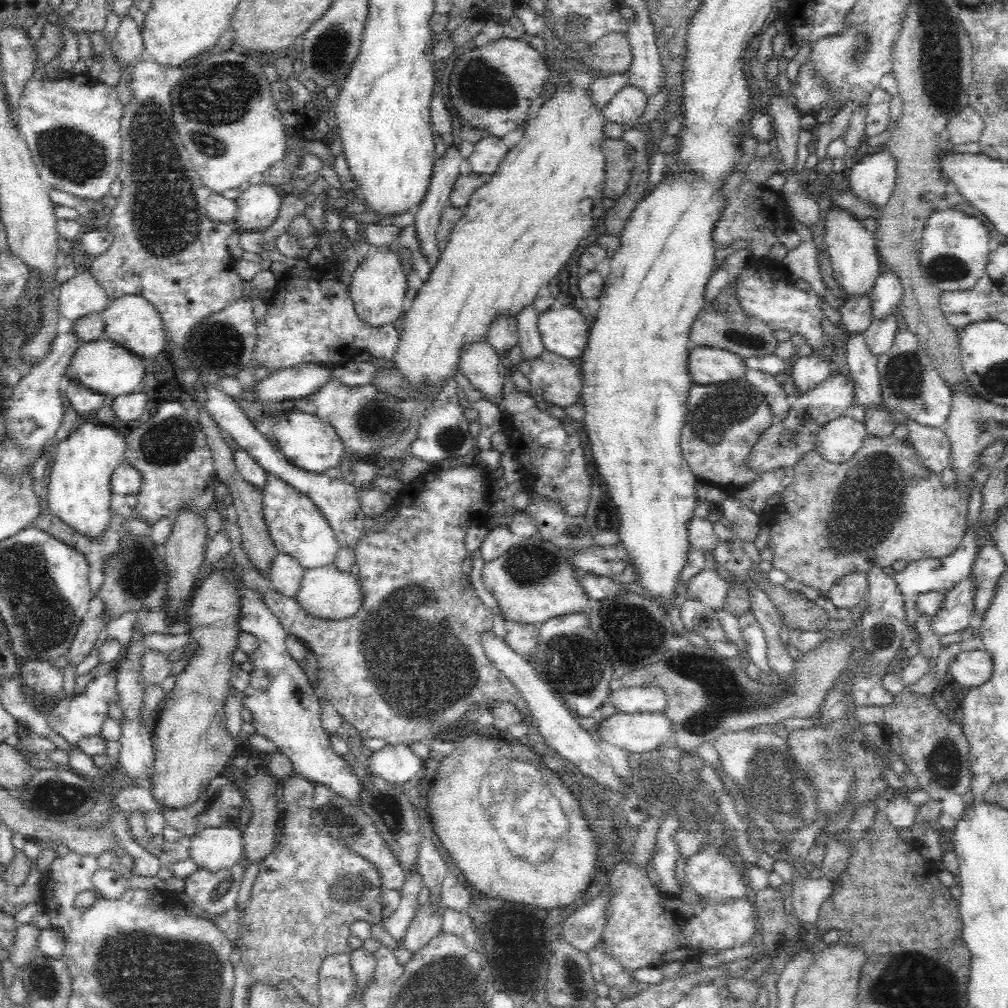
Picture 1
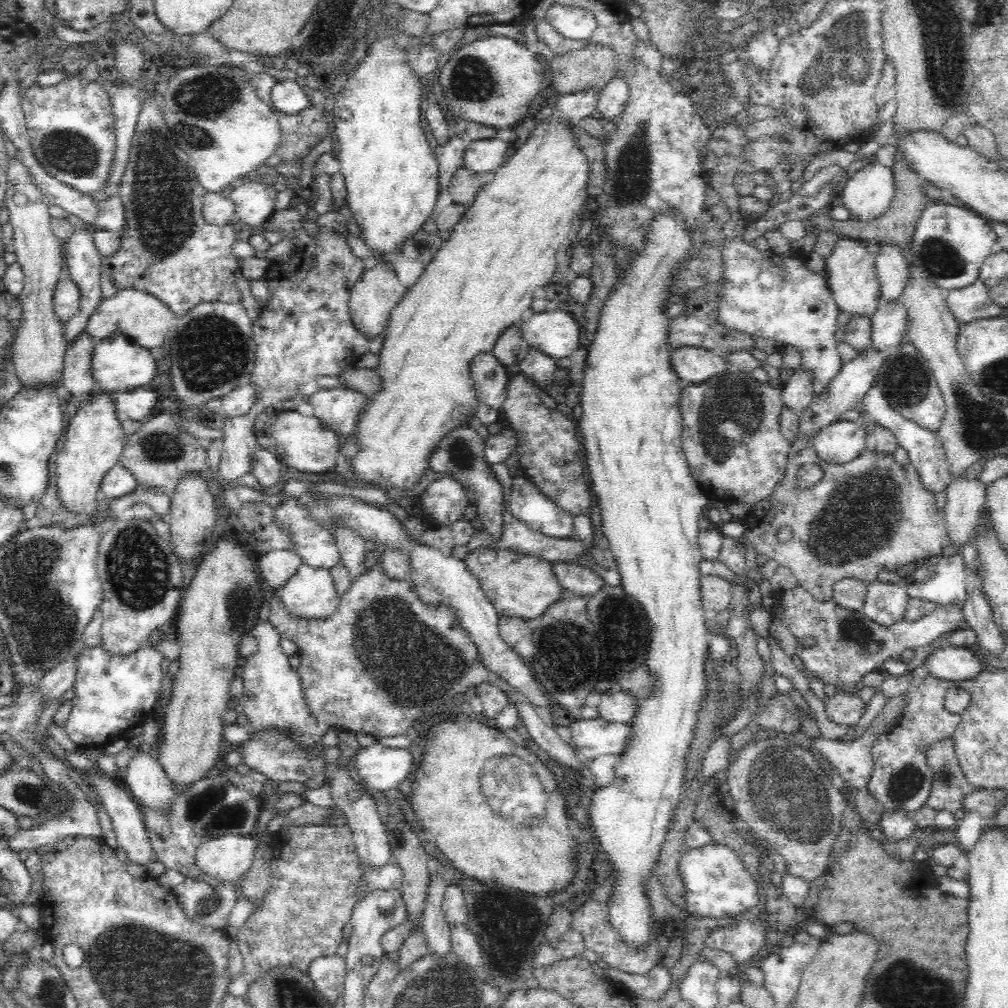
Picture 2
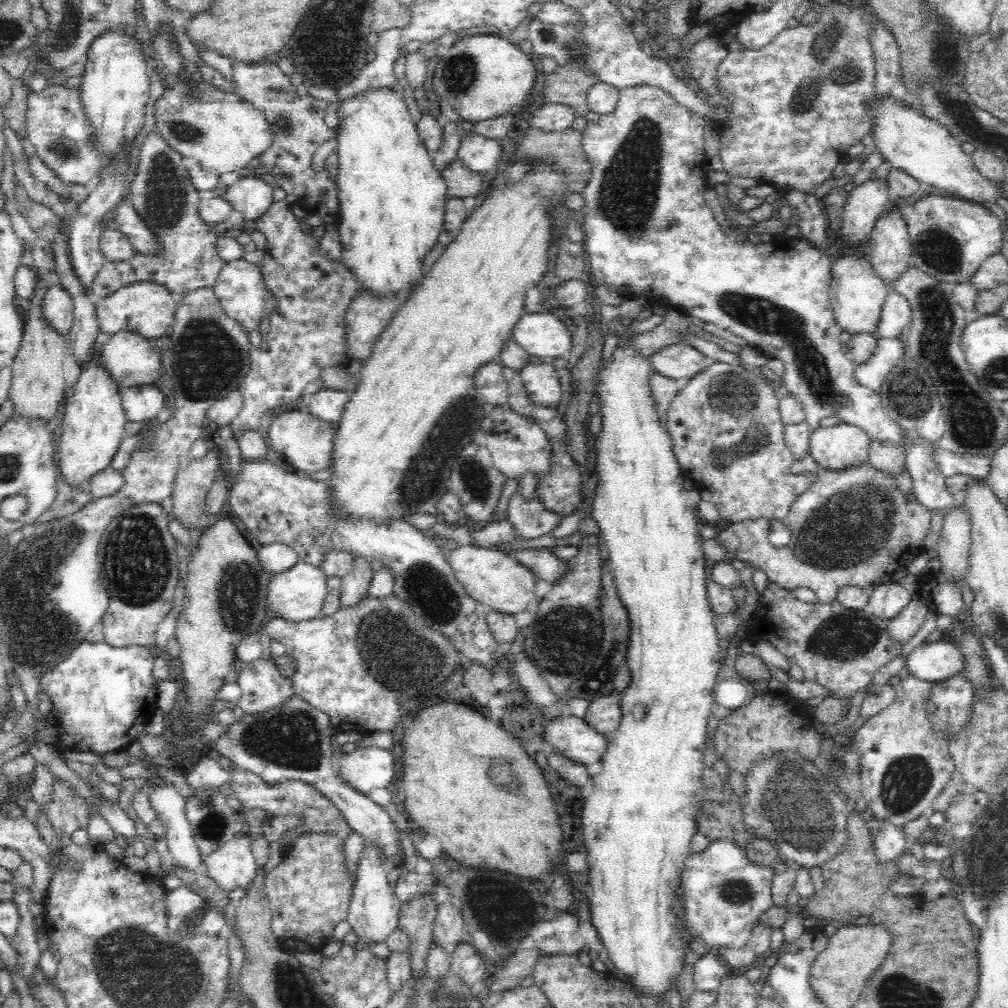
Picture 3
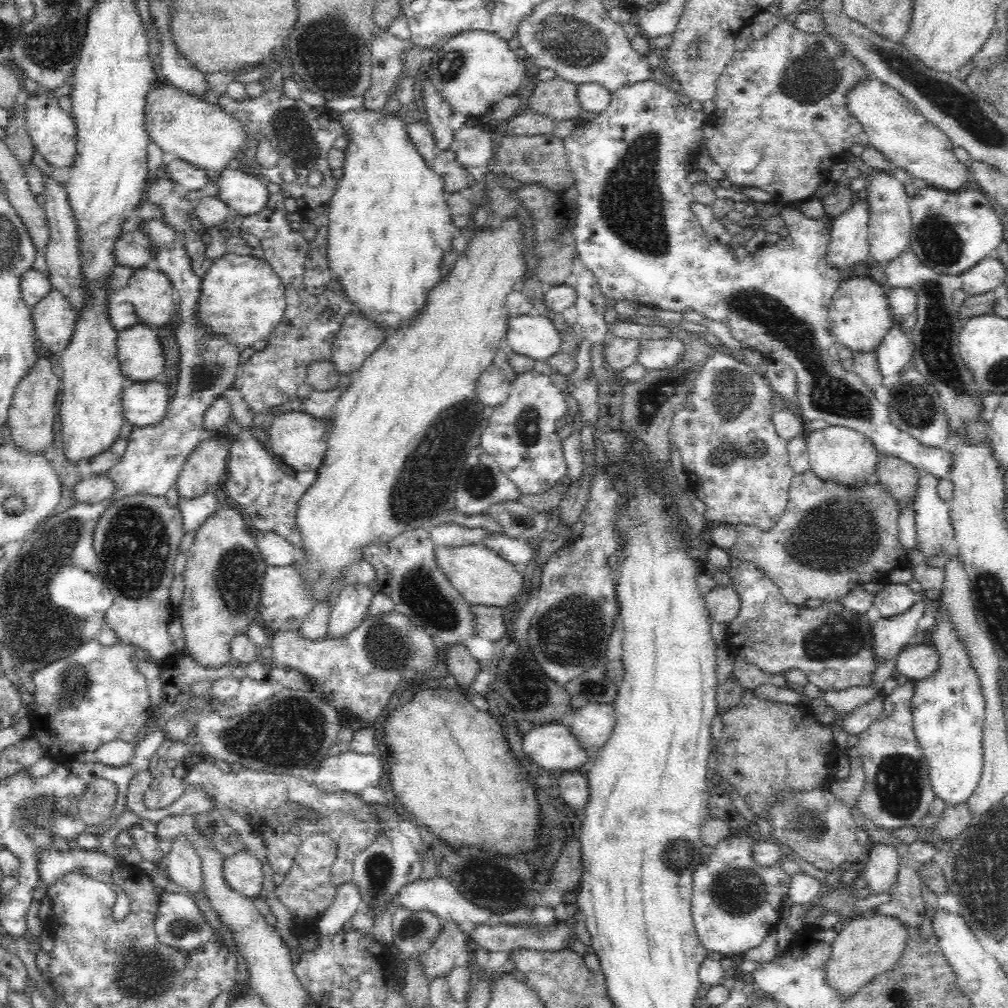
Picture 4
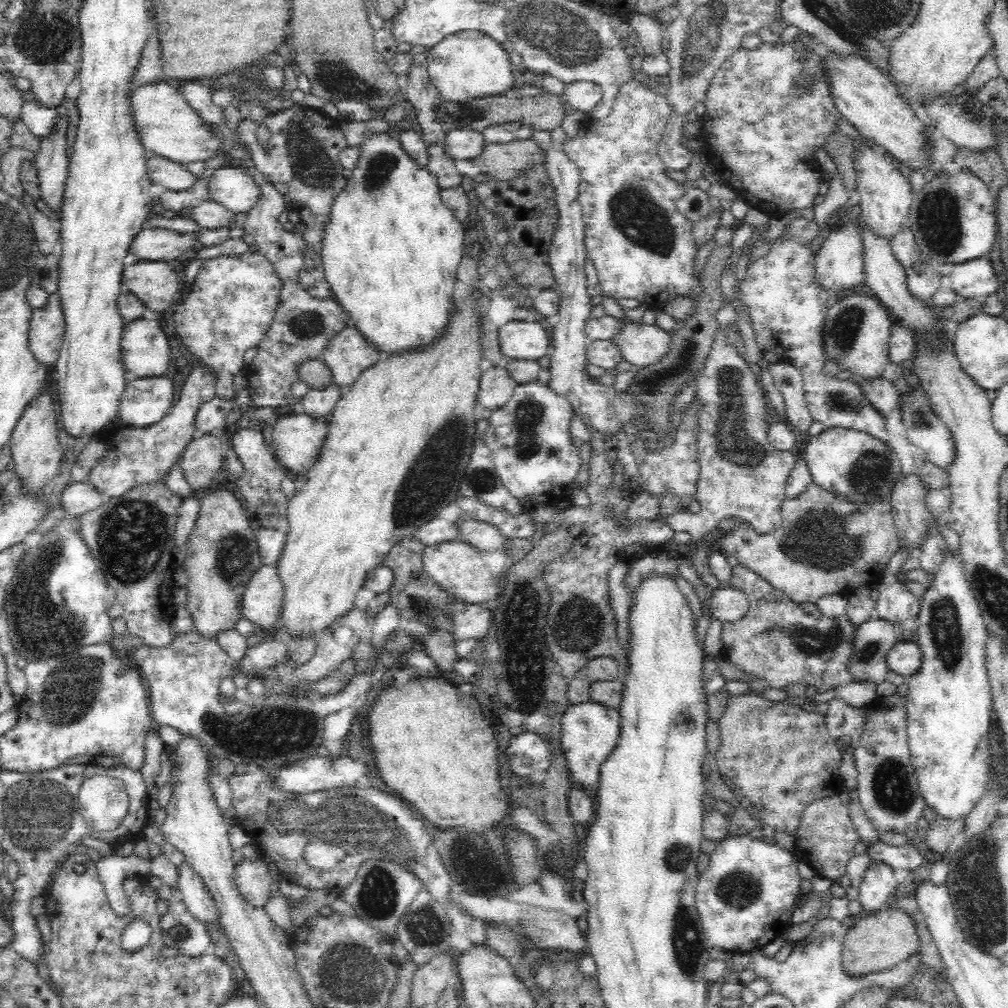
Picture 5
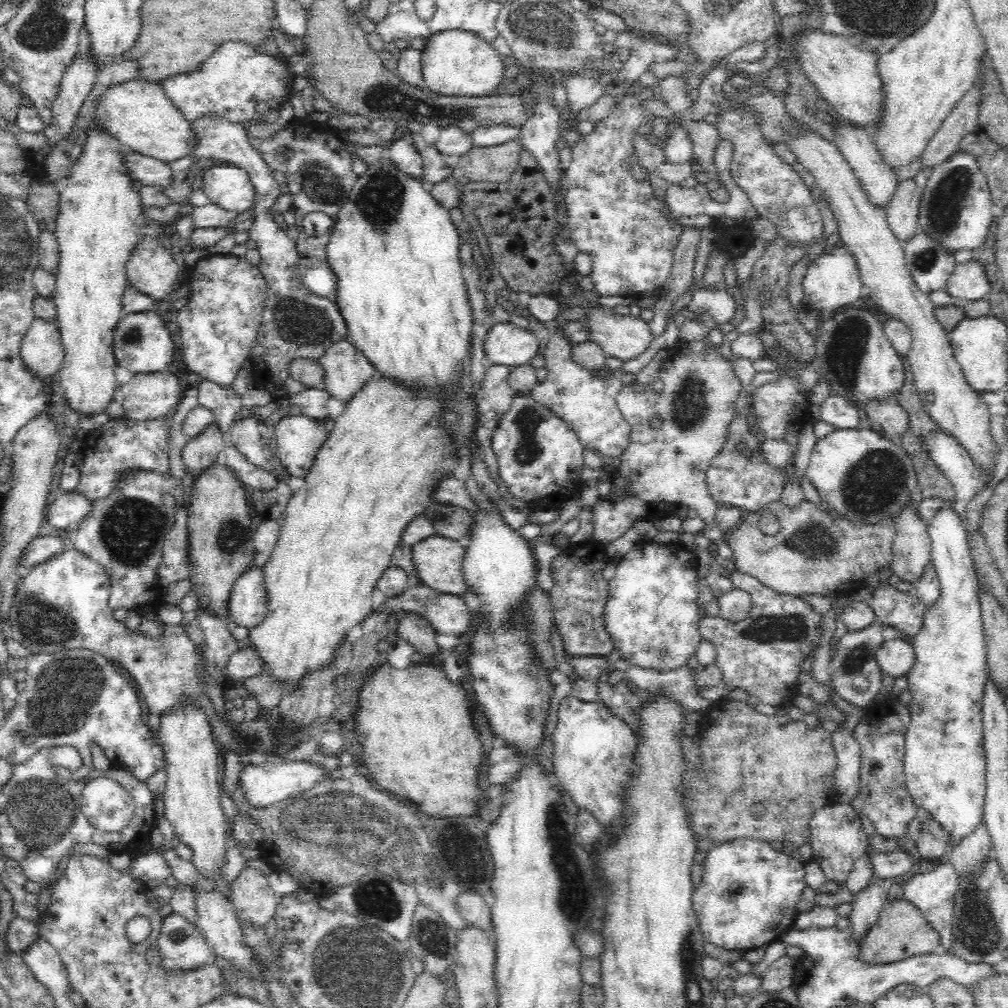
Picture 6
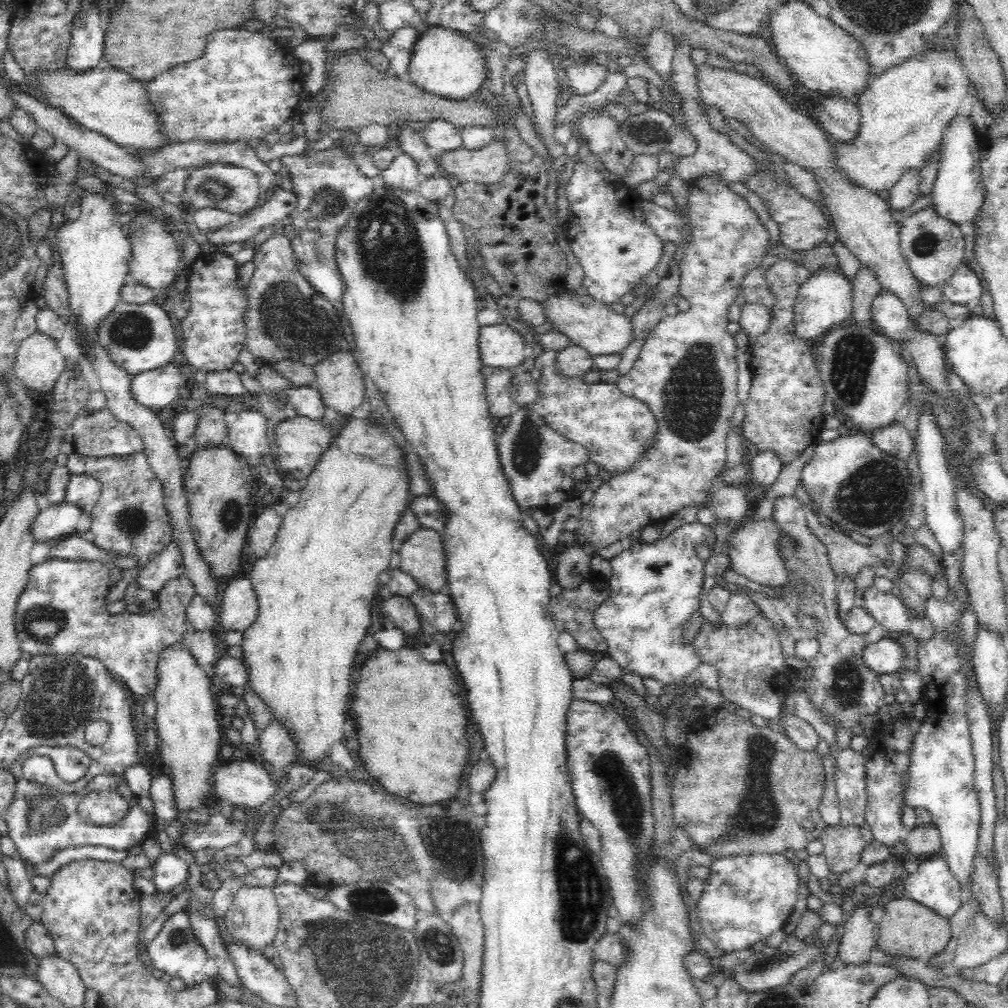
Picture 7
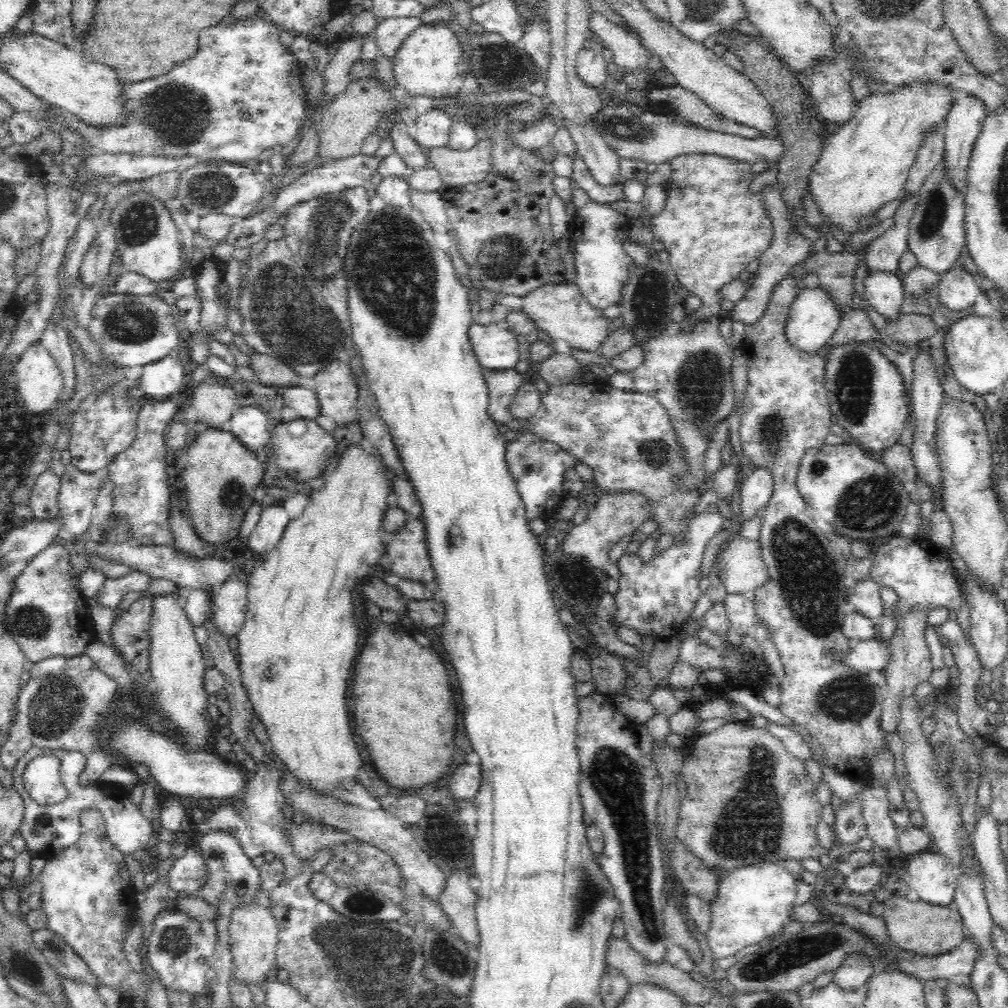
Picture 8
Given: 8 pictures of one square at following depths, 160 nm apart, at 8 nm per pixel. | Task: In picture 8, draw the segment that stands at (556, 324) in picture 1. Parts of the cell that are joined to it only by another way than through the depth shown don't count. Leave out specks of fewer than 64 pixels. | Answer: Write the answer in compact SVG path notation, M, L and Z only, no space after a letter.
M502 318L486 326L470 325L468 341L481 367L505 371L513 369L518 362L518 341Z

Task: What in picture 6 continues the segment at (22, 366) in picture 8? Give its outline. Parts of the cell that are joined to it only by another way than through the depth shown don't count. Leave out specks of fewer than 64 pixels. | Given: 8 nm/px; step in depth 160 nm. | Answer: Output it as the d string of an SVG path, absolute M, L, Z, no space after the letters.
M36 319L21 340L20 357L32 375L49 381L61 370L65 357L57 325Z

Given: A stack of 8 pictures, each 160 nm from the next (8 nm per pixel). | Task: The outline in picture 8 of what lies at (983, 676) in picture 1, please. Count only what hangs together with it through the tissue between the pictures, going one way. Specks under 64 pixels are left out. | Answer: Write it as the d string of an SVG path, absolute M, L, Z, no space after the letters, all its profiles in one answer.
M877 638L851 643L849 652L843 659L848 670L867 675L872 670L883 670L890 661L889 648Z

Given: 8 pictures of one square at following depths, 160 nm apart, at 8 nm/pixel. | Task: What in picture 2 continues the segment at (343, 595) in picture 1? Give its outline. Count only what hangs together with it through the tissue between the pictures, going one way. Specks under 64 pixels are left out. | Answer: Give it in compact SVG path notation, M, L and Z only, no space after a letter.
M300 564L297 572L276 592L288 613L308 620L320 620L336 612L340 602L328 570Z

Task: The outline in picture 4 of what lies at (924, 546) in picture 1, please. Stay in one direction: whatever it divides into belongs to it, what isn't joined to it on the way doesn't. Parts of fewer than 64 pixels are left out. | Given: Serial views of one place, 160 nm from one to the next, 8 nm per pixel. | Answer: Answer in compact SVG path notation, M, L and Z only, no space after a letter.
M810 470L804 474L793 476L784 515L780 518L778 524L774 526L774 529L764 532L754 526L735 526L737 530L736 543L728 550L728 552L731 558L738 559L740 562L752 563L753 566L756 566L756 569L762 571L765 576L768 576L776 584L776 587L780 590L782 596L784 596L784 599L792 605L805 606L807 600L838 601L858 588L875 585L876 578L878 578L880 574L886 574L886 572L890 573L895 569L904 569L908 567L908 563L912 557L907 556L899 545L899 512L900 510L897 508L896 501L888 495L880 483L872 481L872 483L866 483L859 487L846 487L834 482L826 482Z

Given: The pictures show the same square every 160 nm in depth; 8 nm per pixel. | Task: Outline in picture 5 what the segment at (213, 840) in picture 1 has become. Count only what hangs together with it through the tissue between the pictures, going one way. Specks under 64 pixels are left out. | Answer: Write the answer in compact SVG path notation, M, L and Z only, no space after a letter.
M245 858L235 866L235 883L244 900L257 909L270 900L273 883L268 864L264 860Z

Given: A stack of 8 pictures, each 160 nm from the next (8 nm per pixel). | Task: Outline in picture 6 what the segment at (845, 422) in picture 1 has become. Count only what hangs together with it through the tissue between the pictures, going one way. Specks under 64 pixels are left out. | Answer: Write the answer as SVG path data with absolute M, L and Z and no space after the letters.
M867 424L856 429L836 429L825 438L817 439L805 476L817 490L818 496L830 505L833 514L853 524L871 526L882 524L882 520L900 522L900 514L910 505L912 491L917 485L915 468L908 452L892 444L891 440L880 437Z

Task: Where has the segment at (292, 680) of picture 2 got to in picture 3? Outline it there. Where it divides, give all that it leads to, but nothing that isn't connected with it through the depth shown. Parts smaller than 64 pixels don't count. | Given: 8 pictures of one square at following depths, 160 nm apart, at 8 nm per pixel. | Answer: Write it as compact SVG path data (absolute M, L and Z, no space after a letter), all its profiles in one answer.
M259 659L244 665L237 683L241 695L236 704L248 714L261 713L278 706L295 693L293 680L280 675L273 659Z

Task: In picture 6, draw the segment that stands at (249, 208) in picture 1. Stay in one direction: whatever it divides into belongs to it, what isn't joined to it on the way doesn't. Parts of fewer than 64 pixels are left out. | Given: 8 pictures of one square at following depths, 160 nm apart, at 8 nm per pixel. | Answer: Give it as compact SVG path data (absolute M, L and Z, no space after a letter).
M223 164L203 170L202 186L208 200L232 212L244 212L255 203L255 188L246 170Z

